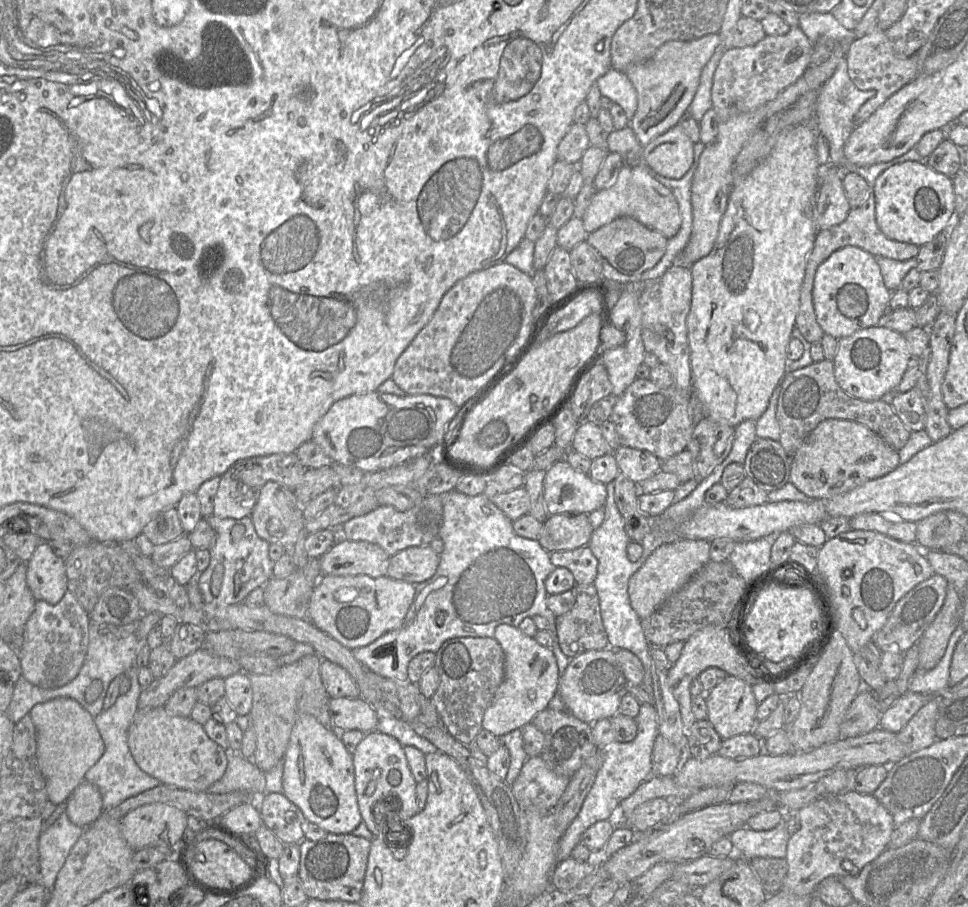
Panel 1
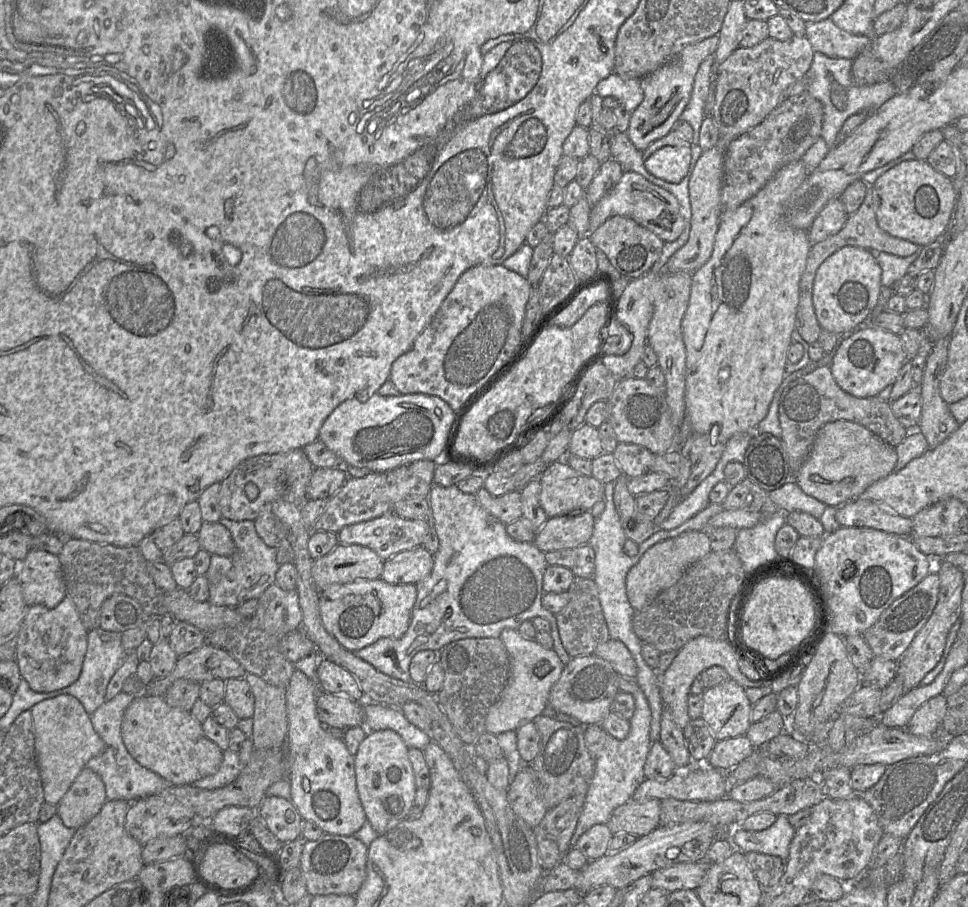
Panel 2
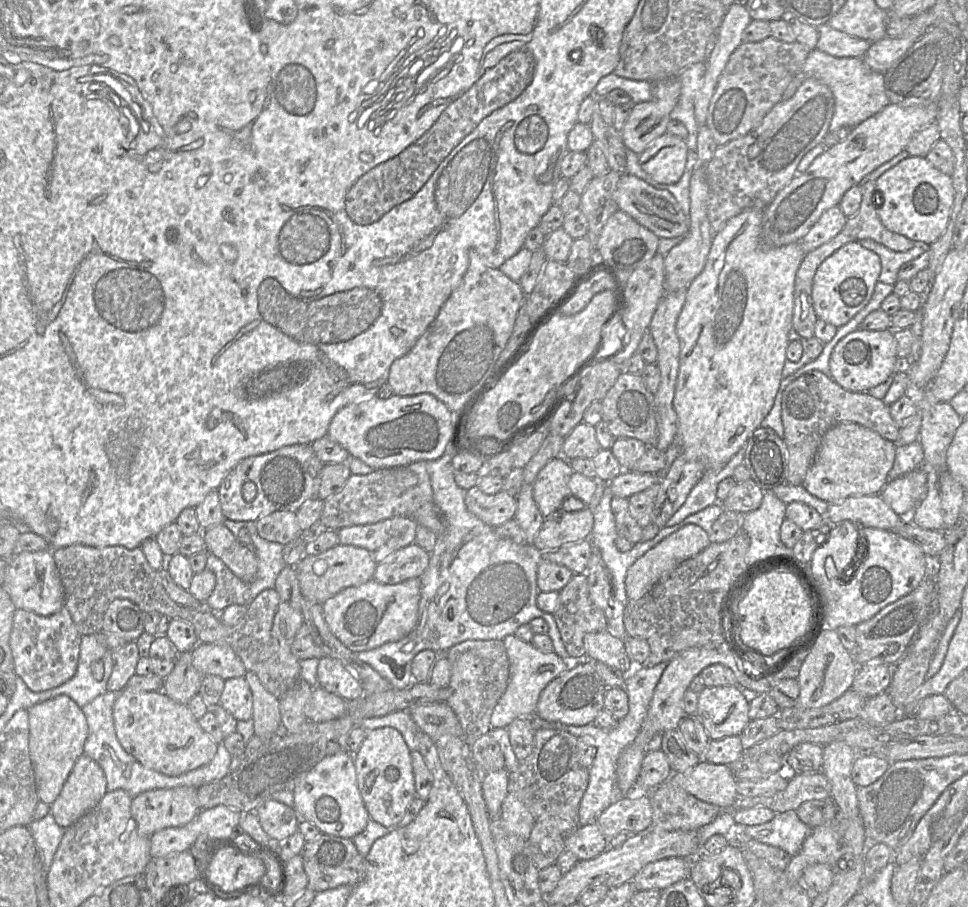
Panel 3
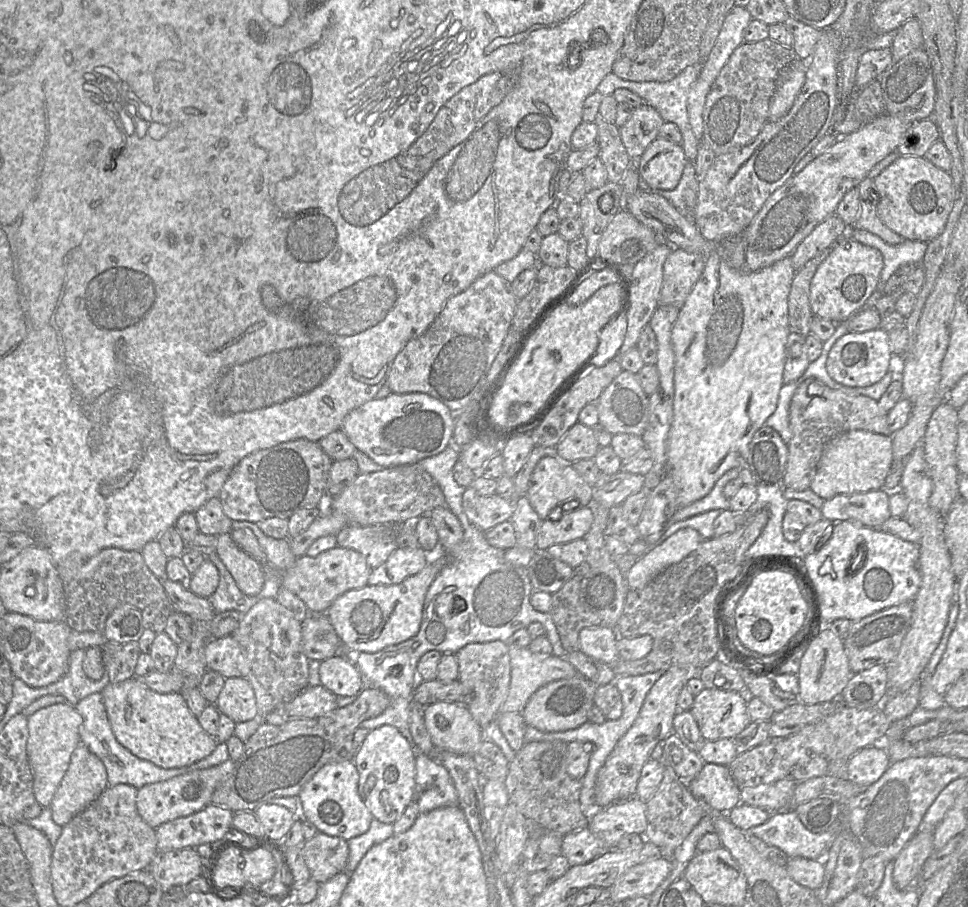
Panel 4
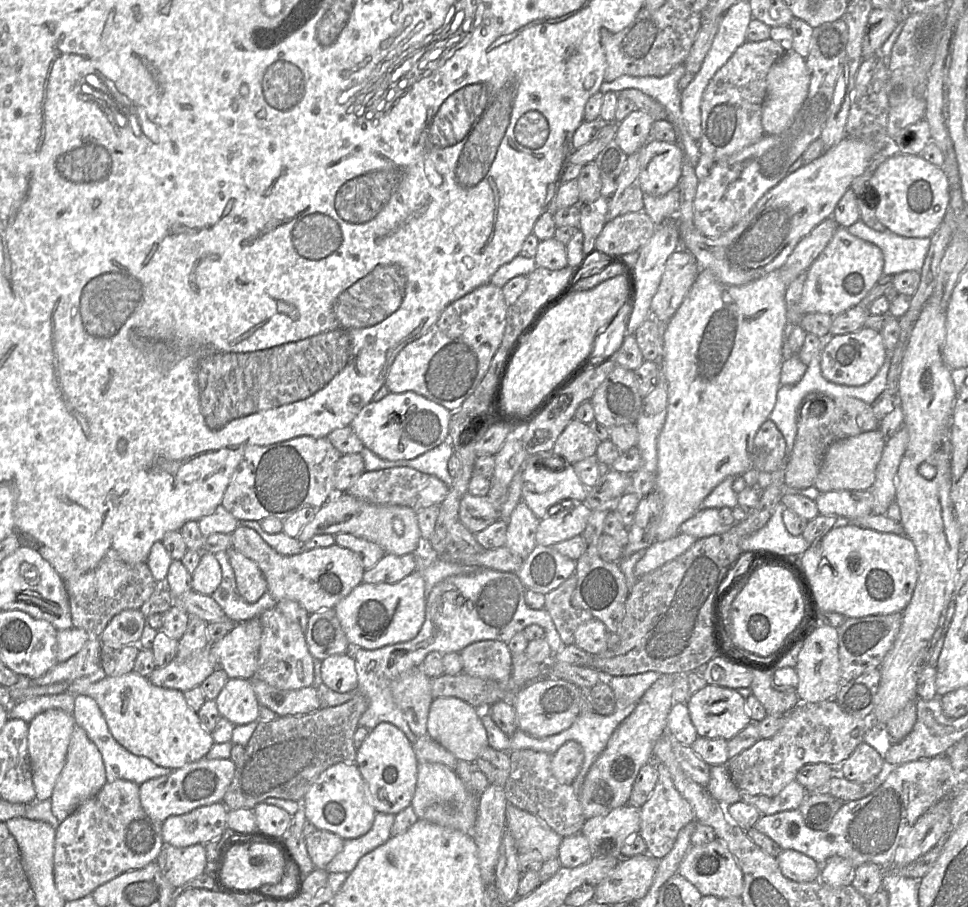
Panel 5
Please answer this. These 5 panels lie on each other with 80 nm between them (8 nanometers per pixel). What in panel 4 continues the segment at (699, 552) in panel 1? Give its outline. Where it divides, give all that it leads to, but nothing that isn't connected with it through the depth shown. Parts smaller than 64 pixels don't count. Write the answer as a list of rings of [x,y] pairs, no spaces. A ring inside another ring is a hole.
[[[679,529],[635,562],[626,574],[629,589],[644,588],[659,573],[694,551],[702,541],[697,530]]]

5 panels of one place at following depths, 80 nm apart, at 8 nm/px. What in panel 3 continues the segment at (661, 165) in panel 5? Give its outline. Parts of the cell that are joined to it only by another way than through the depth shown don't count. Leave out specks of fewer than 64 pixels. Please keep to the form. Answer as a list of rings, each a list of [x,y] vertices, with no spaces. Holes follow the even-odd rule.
[[[664,133],[639,154],[639,164],[656,182],[675,184],[684,172],[687,154],[685,140]]]

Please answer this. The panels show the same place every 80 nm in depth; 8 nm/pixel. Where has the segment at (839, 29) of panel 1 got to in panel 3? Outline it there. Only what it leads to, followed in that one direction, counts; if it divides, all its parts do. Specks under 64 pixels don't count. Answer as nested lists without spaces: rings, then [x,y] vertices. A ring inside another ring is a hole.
[[[828,23],[816,26],[819,38],[816,49],[834,57],[862,58],[871,43],[832,28]]]

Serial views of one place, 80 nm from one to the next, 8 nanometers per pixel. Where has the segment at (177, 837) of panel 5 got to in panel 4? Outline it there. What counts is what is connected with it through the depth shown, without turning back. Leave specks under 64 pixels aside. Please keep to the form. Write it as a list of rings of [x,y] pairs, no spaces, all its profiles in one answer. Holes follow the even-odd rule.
[[[210,803],[189,816],[165,822],[155,829],[157,851],[197,848],[204,843],[216,843],[232,827],[233,815],[228,808]]]

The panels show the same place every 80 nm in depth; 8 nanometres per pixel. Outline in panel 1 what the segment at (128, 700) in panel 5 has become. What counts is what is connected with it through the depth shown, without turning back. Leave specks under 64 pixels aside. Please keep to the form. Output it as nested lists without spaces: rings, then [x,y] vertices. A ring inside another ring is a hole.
[[[164,706],[137,710],[128,730],[128,747],[139,768],[161,784],[194,792],[207,791],[224,775],[230,755],[229,749],[224,750],[207,736],[203,725],[190,717],[170,715]]]

